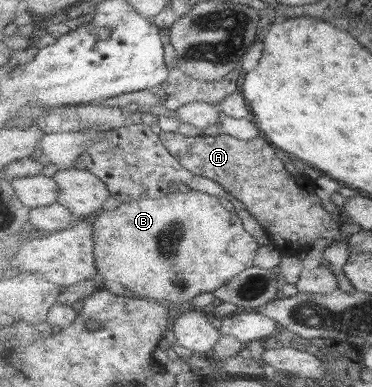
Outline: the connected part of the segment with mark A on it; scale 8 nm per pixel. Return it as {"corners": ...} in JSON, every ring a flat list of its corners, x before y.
{"corners":[[177,131,162,132,159,136,169,153,176,157,185,169,196,175,217,181,226,191,237,198,261,224,271,240,280,245,283,250,294,253,304,252,306,247,310,247,318,239,327,240,329,245,334,241,343,241,349,245,350,238,344,237,340,232,341,224,335,225,332,223,330,213,322,205,322,199,314,193,315,184,310,183,310,181,306,183,302,177,296,177,296,174,293,175,286,171,284,161,278,157,279,153,265,137,261,136,252,141,244,141,223,133,218,136,188,137]]}

